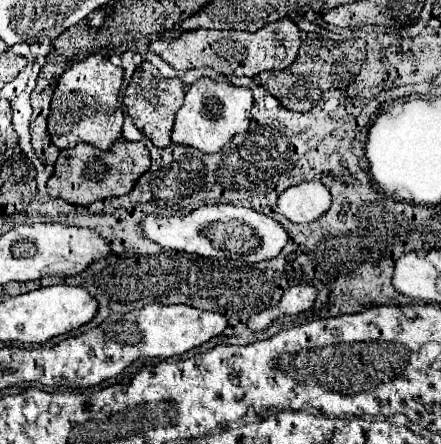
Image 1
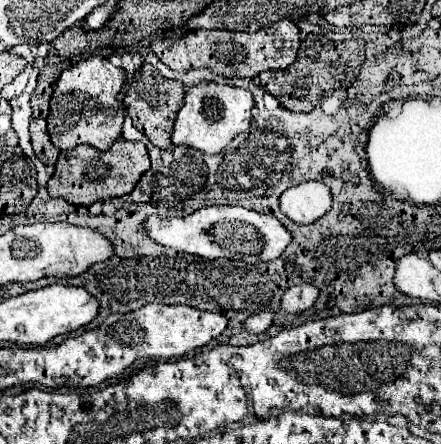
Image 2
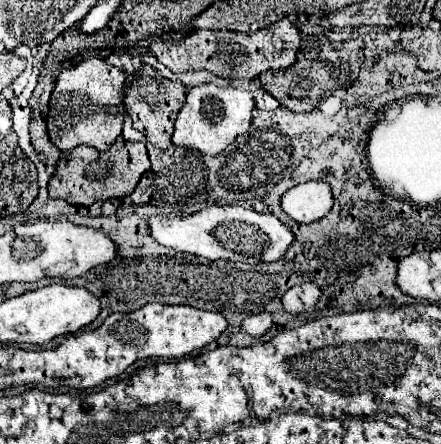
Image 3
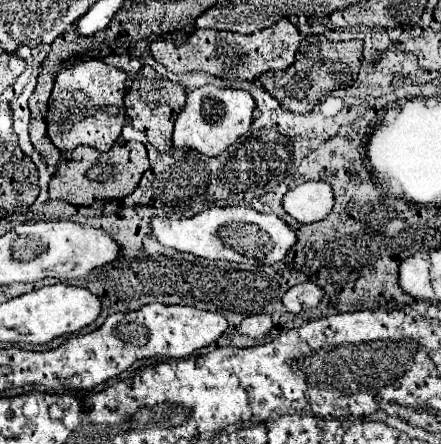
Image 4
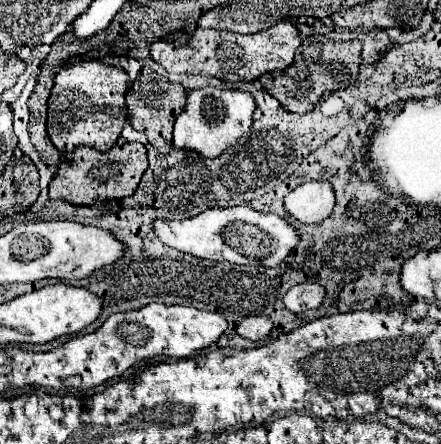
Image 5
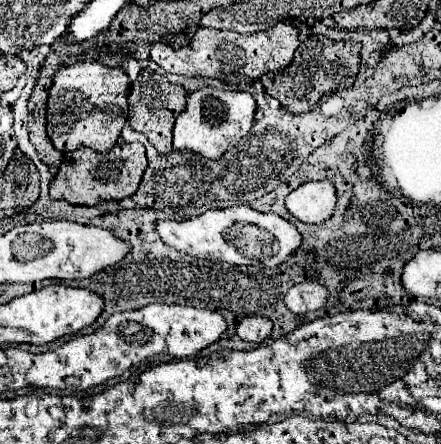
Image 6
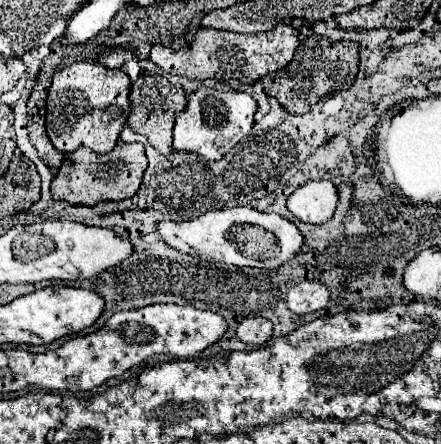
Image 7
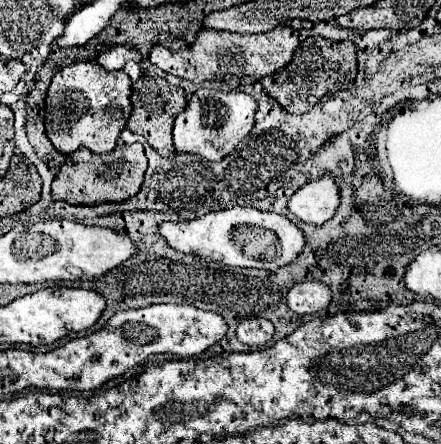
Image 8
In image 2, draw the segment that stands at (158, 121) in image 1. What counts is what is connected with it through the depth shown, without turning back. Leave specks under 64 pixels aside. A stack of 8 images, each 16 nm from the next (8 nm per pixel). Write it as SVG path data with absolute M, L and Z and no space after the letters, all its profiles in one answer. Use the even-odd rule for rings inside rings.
M142 64L126 92L124 92L124 106L134 122L134 126L148 136L148 140L156 146L156 148L168 148L172 142L170 142L170 134L172 134L172 126L174 126L174 120L176 120L176 112L182 108L184 104L184 84L180 80L168 80L164 76L160 76L160 72L150 66L150 64Z

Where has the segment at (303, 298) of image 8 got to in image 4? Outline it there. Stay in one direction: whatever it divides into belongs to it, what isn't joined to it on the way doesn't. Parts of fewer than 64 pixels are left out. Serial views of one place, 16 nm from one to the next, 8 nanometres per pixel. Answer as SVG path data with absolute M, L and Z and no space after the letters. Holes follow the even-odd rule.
M304 282L304 284L290 288L282 300L288 312L302 312L308 308L314 308L320 302L322 294L324 292L320 286L316 286L314 282Z

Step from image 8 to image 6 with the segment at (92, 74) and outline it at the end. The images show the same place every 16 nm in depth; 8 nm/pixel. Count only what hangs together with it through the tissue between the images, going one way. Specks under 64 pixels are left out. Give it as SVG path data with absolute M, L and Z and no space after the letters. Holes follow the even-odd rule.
M78 62L62 68L54 76L48 96L46 130L52 144L60 152L72 152L78 146L88 146L96 152L108 152L128 118L128 74L122 68L110 68L100 62Z

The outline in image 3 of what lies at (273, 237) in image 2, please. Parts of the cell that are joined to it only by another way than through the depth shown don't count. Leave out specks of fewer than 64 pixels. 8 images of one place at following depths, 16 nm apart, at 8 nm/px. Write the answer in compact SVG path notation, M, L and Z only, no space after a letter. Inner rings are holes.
M208 206L186 218L150 216L148 234L162 246L178 252L196 254L208 260L224 258L246 264L278 260L294 240L294 234L274 214L260 214L242 206Z

